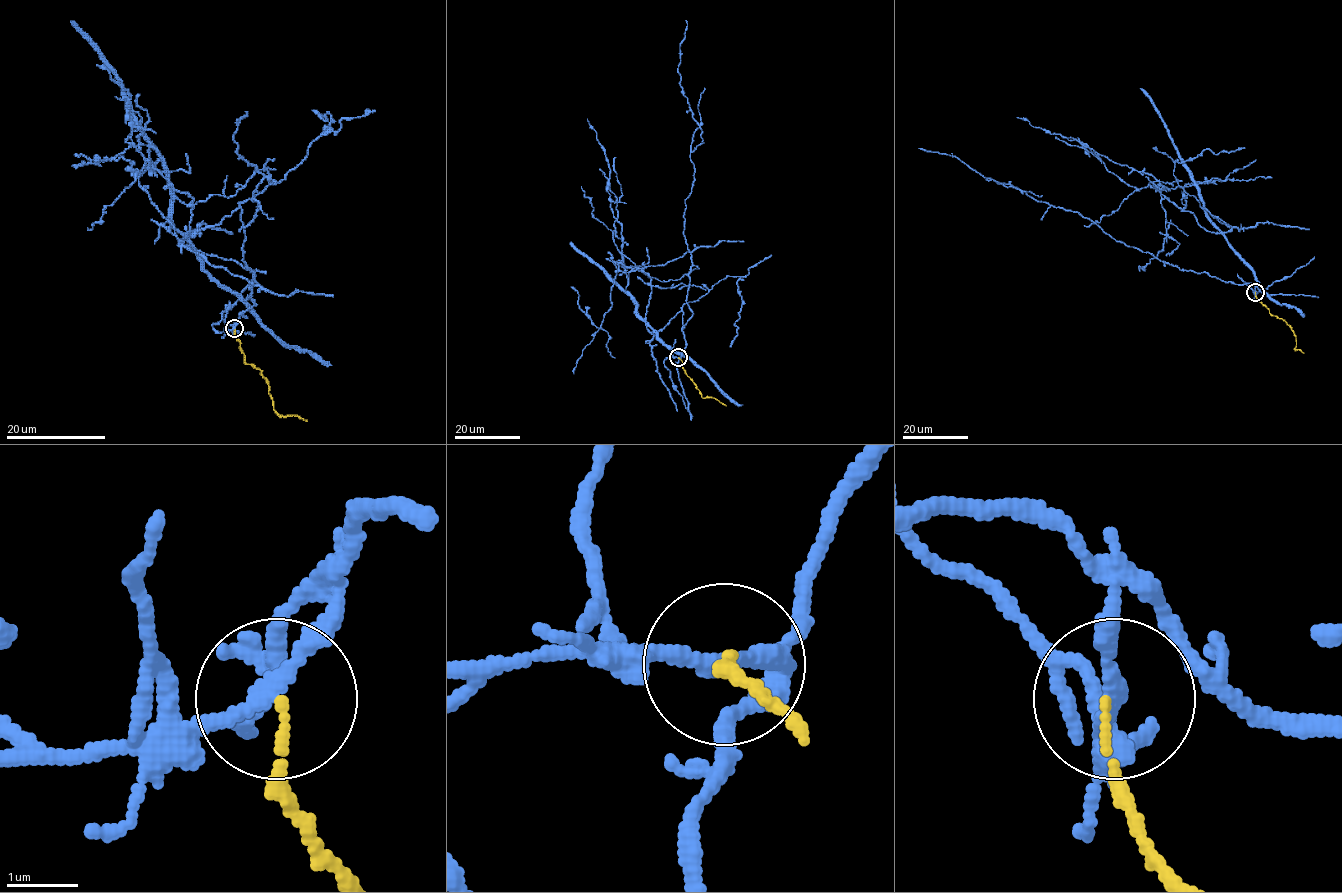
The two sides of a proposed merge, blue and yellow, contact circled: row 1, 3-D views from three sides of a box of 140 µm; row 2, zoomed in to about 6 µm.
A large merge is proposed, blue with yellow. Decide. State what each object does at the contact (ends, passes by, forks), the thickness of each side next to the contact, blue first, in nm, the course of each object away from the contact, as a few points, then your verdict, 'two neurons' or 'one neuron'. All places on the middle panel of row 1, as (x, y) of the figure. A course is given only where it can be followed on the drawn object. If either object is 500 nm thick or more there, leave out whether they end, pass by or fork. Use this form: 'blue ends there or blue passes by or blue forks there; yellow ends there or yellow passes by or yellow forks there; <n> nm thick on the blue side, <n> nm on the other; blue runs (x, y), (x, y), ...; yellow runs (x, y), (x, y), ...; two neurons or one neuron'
blue passes by; yellow ends there; 200 nm thick on the blue side, 90 nm on the other; blue runs (678, 357), (692, 259), (643, 269), (616, 263), (622, 256), (651, 279), (655, 334), (739, 276), (730, 347); yellow runs (678, 357), (703, 398), (714, 397), (726, 406); two neurons

